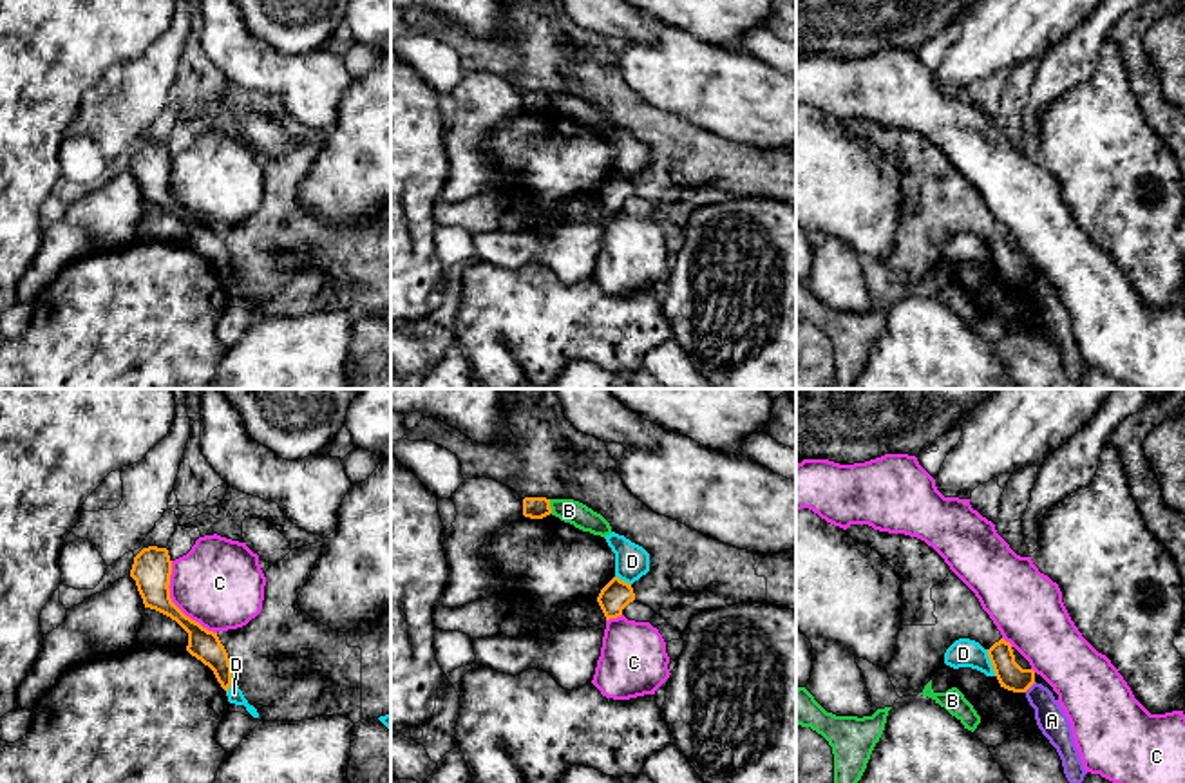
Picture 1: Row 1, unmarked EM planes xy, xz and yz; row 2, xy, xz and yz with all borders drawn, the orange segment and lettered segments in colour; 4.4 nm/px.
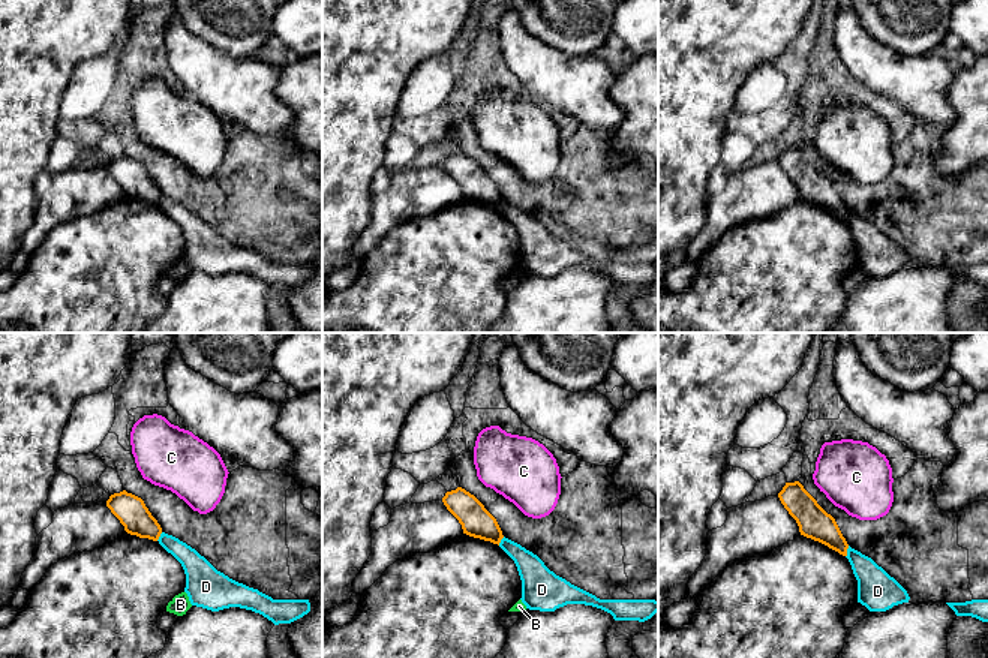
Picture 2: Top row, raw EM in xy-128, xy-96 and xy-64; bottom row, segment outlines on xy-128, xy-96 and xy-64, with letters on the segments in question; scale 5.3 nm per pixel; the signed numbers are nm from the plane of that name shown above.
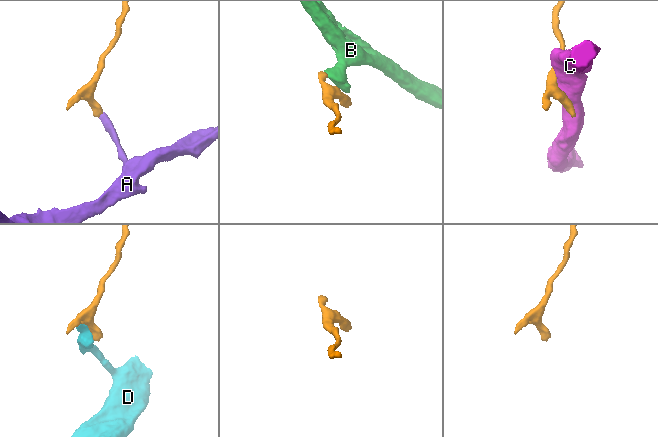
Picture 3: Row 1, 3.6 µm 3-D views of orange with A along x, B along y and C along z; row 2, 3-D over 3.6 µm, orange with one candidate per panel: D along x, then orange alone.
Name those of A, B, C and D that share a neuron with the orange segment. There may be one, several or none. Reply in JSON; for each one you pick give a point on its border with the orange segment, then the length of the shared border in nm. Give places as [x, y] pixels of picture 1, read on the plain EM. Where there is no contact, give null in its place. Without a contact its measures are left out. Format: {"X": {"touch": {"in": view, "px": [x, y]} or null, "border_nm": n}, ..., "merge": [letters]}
{"merge": []}

